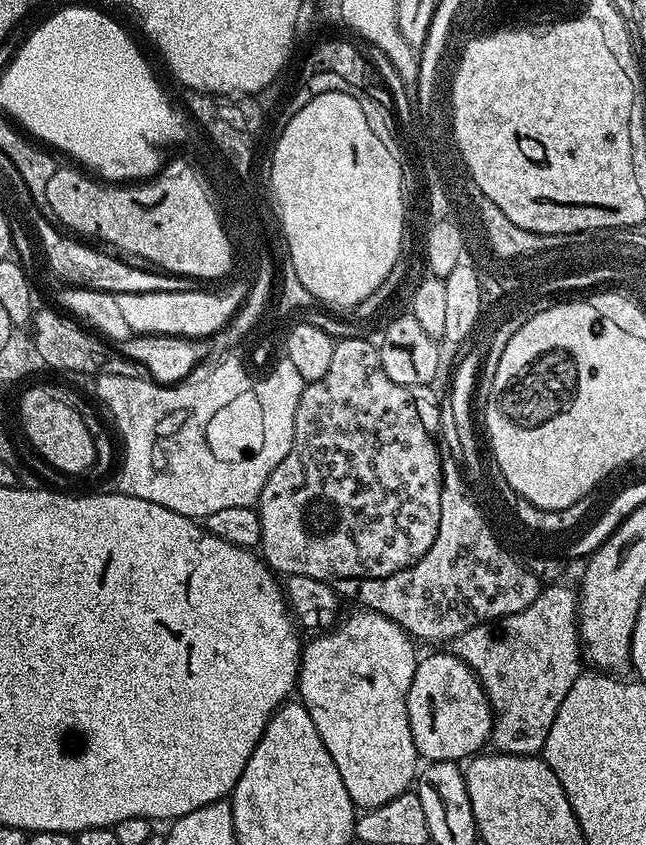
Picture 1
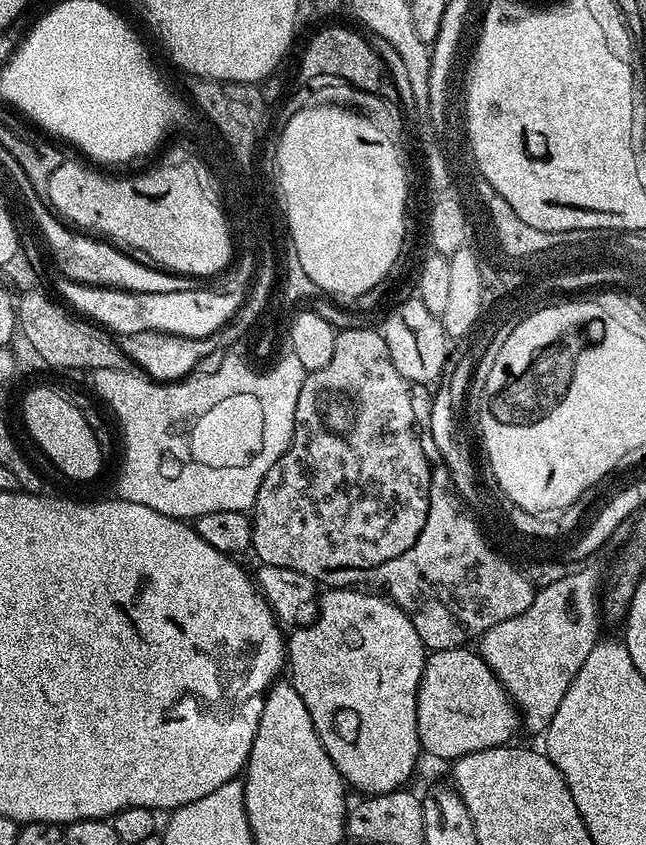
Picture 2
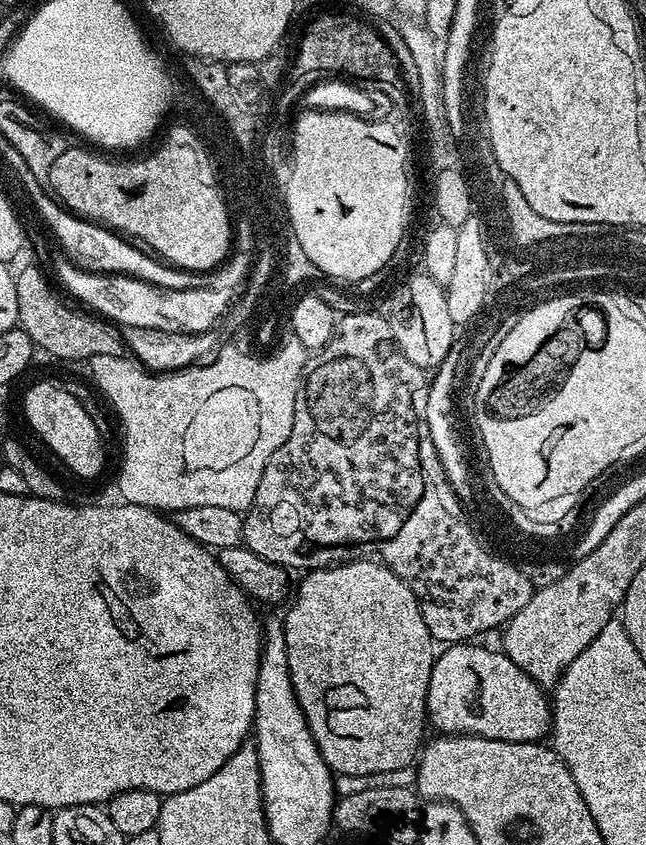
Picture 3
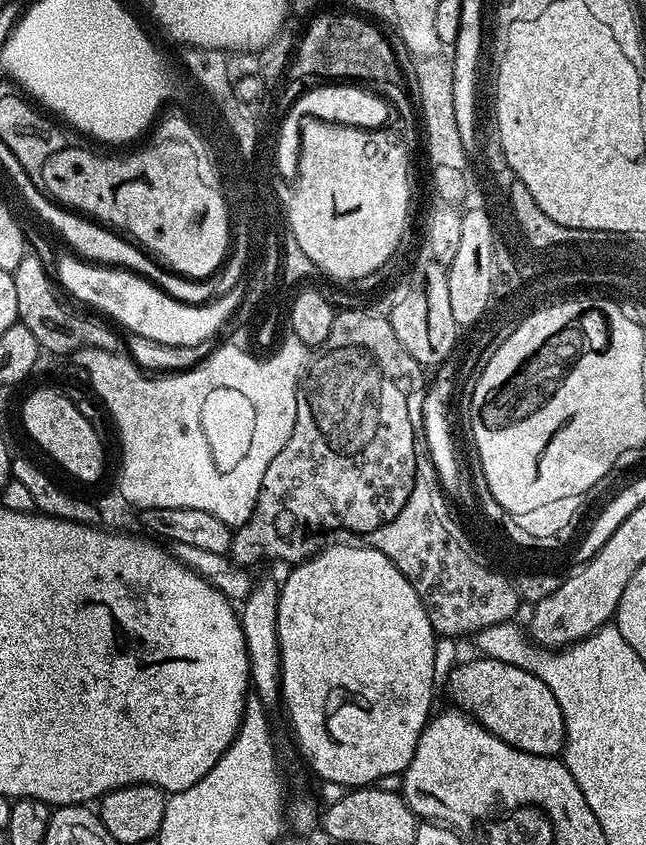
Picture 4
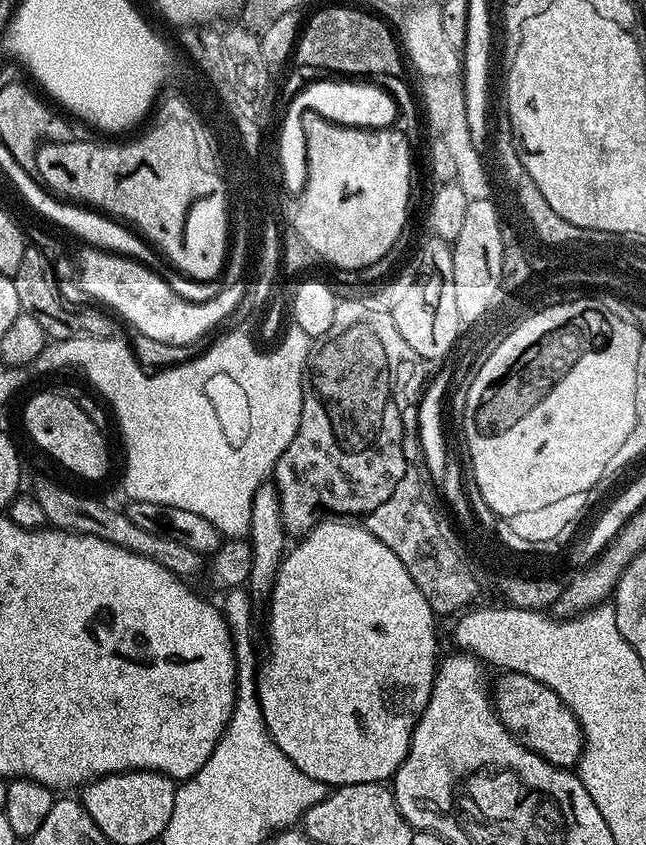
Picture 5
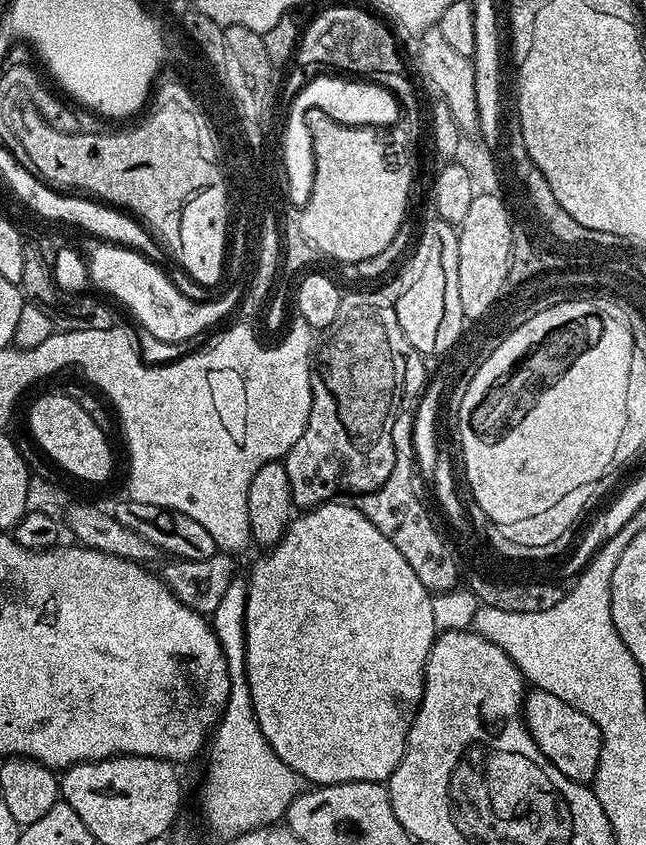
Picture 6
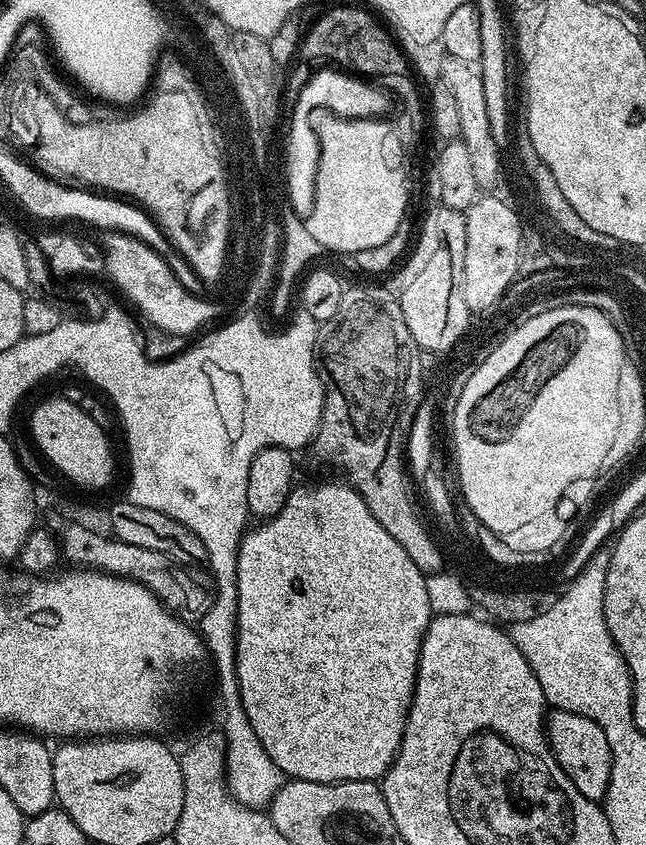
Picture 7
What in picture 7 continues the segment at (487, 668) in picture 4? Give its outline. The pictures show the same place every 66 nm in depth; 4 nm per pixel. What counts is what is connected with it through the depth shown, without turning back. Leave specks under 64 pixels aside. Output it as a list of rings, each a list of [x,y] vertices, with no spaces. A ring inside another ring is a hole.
[[[556,708],[547,713],[546,735],[557,766],[568,775],[570,782],[574,782],[574,786],[578,786],[578,794],[586,794],[586,798],[597,802],[603,801],[612,773],[612,755],[602,726],[577,712]]]

